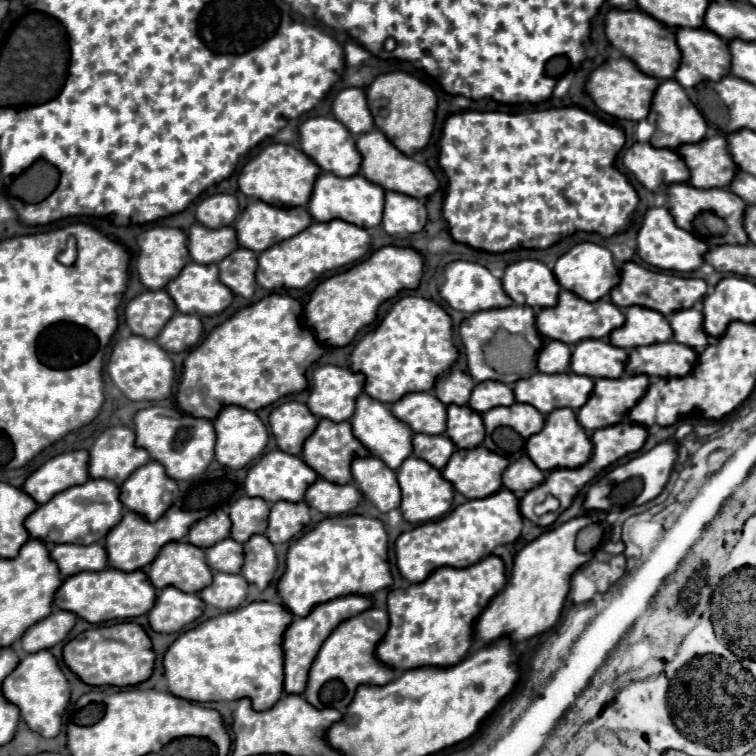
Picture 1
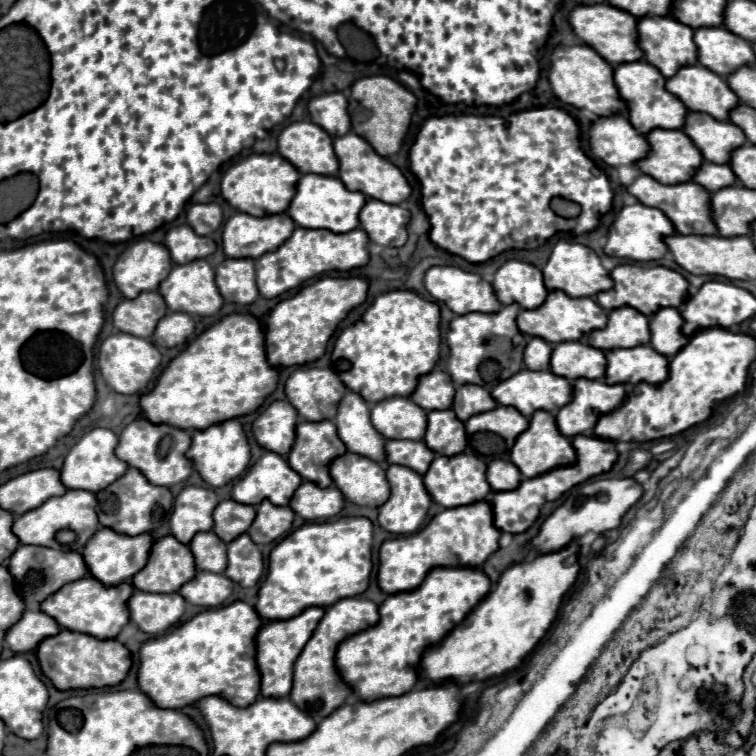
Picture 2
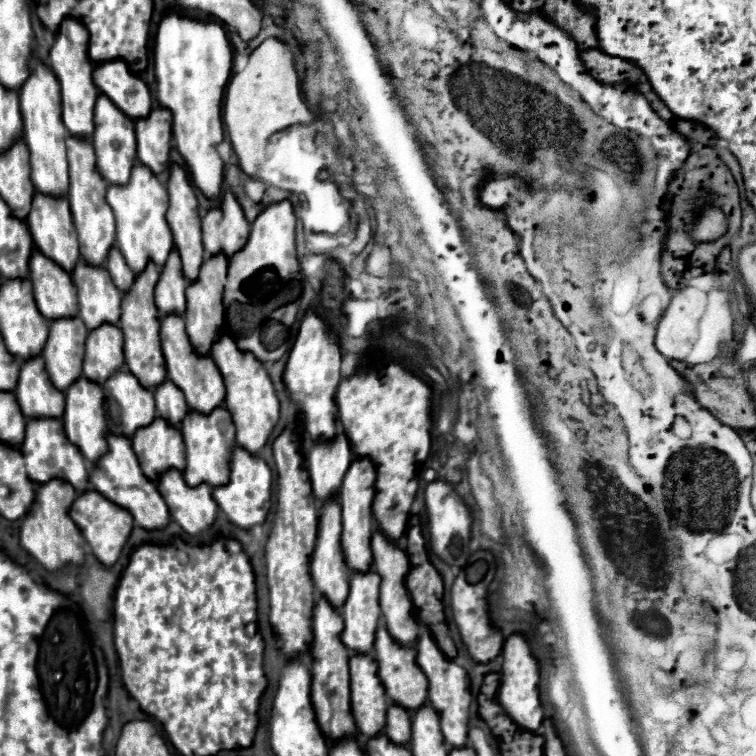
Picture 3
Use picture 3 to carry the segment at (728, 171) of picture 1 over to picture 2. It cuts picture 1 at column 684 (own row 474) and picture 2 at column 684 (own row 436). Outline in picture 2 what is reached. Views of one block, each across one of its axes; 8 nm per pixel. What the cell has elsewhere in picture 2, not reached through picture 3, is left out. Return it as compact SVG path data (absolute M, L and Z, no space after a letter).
M652 130L646 140L650 142L650 152L638 162L638 168L662 184L692 180L704 162L702 152L688 140L684 130Z

